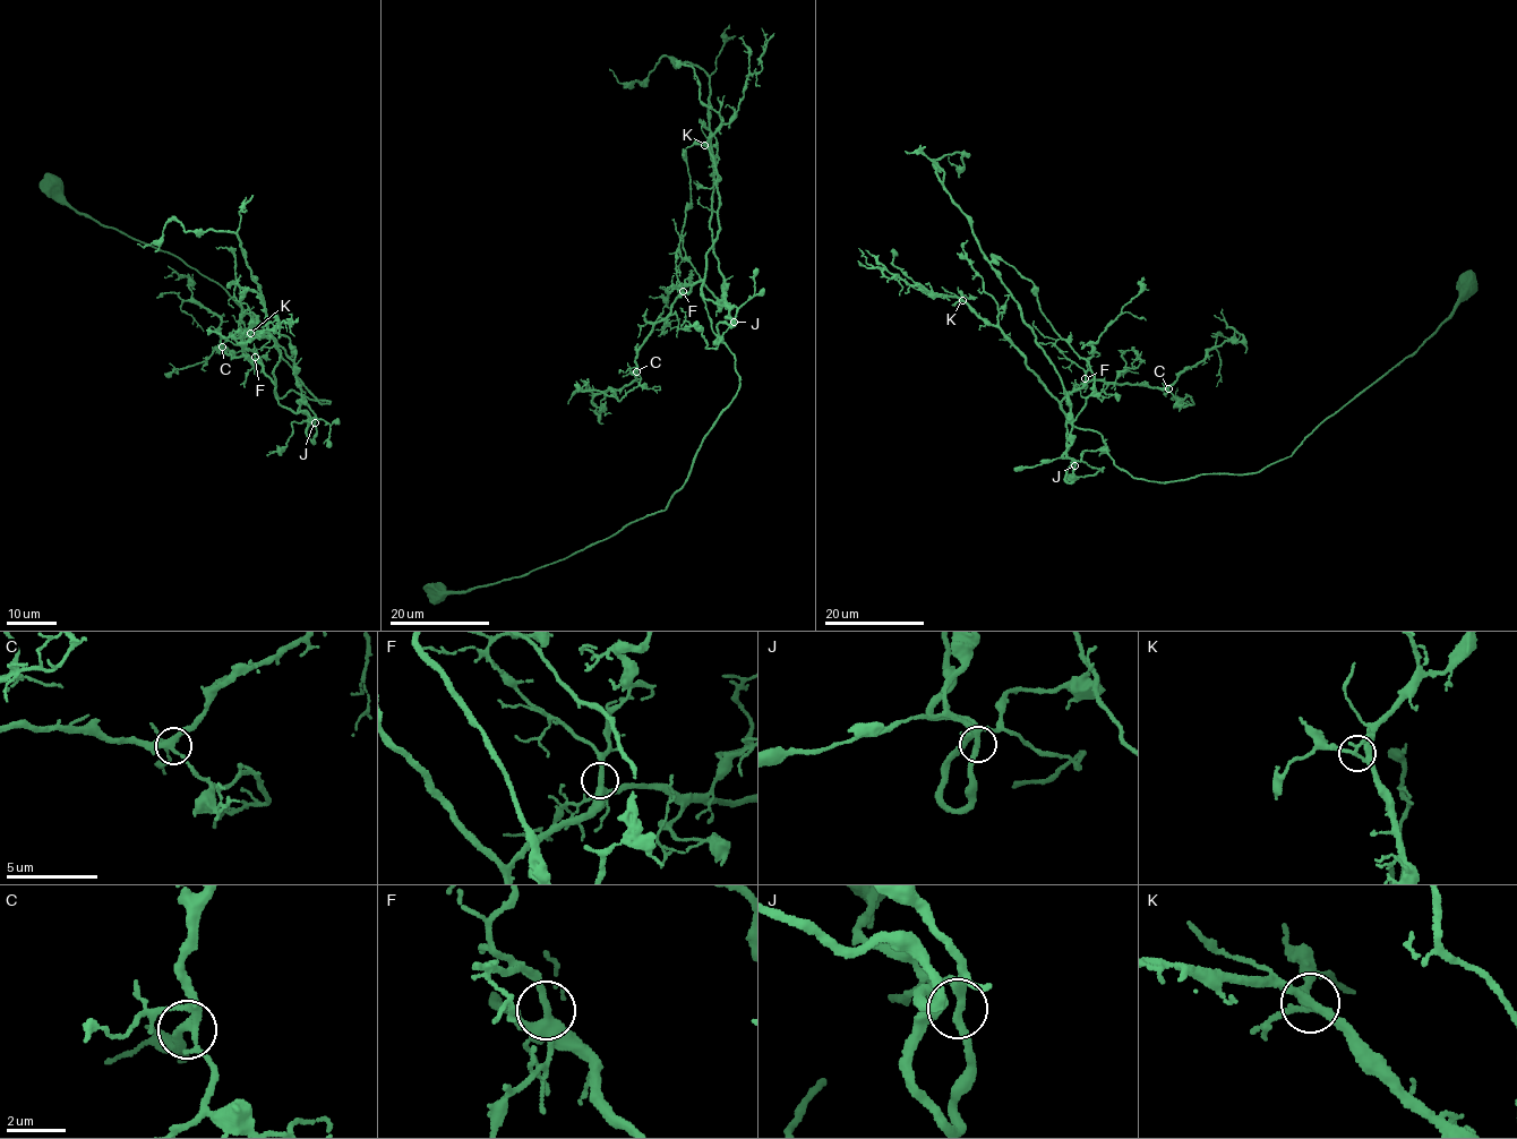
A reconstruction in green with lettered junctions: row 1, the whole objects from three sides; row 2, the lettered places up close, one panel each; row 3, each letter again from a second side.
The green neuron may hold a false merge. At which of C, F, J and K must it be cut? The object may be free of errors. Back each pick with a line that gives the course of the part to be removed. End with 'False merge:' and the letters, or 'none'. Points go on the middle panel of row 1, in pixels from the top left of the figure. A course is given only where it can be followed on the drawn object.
False merge: none

